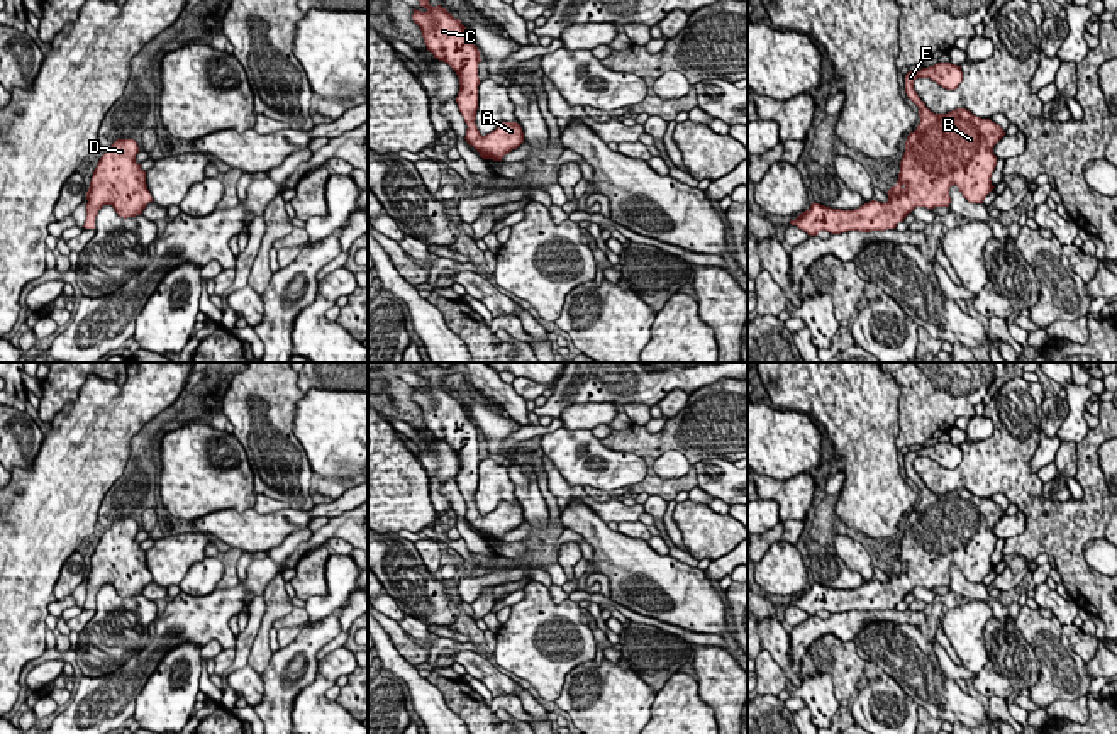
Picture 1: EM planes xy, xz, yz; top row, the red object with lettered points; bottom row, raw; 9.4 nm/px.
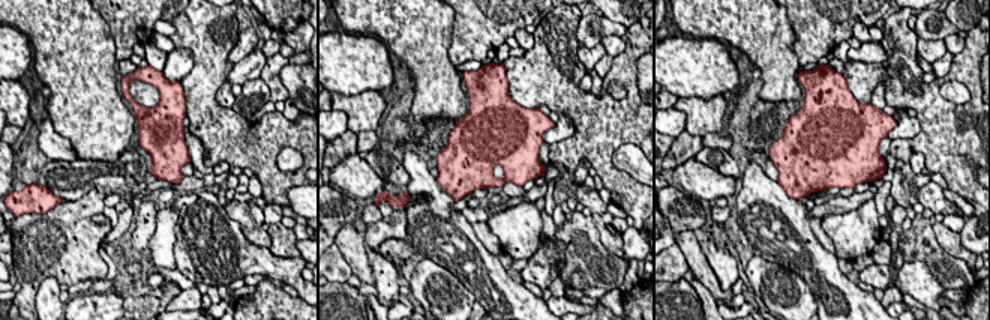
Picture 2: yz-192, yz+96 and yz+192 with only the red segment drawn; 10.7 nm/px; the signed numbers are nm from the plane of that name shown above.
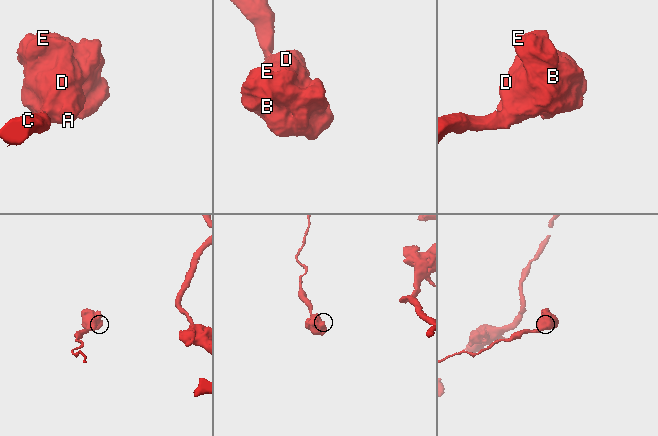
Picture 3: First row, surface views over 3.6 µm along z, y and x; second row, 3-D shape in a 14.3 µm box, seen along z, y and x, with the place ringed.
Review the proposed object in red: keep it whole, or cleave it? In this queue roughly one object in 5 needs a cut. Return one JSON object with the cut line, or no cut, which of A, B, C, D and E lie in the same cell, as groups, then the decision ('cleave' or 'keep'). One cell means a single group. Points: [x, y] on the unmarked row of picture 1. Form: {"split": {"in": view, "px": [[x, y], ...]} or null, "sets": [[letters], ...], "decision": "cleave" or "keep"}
{"split": null, "sets": [["A", "B", "C", "D", "E"]], "decision": "keep"}

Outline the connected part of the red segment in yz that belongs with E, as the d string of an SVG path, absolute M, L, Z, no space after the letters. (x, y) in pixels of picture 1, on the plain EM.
M937 442L905 454L905 473L919 487L920 503L907 515L897 564L885 583L871 580L854 590L812 583L792 605L817 615L820 610L841 614L847 610L886 610L915 587L949 587L949 568L956 564L970 583L983 583L995 568L992 553L997 546L993 525L1005 515L990 498L973 495L966 488L934 493L914 470L917 458L931 458L946 470L963 461L961 446Z

